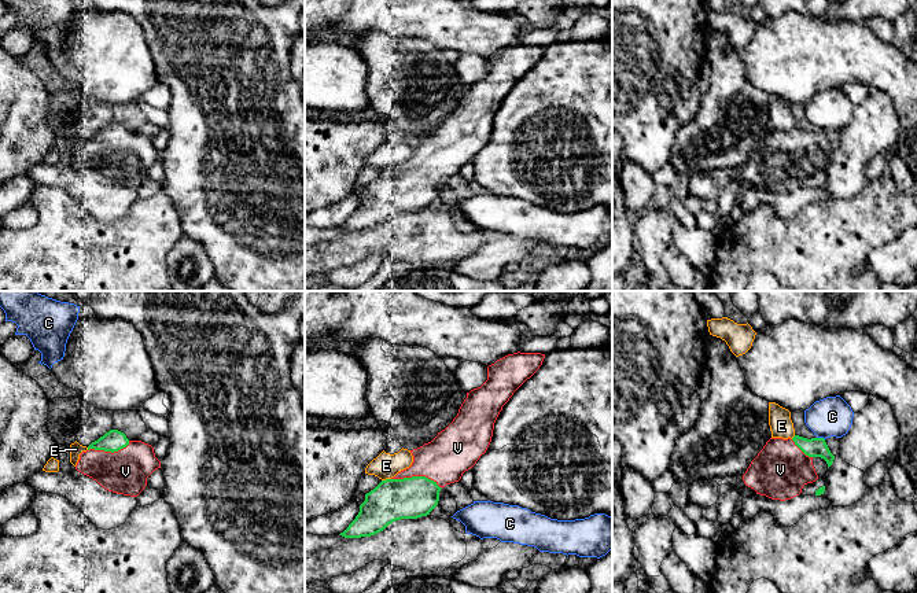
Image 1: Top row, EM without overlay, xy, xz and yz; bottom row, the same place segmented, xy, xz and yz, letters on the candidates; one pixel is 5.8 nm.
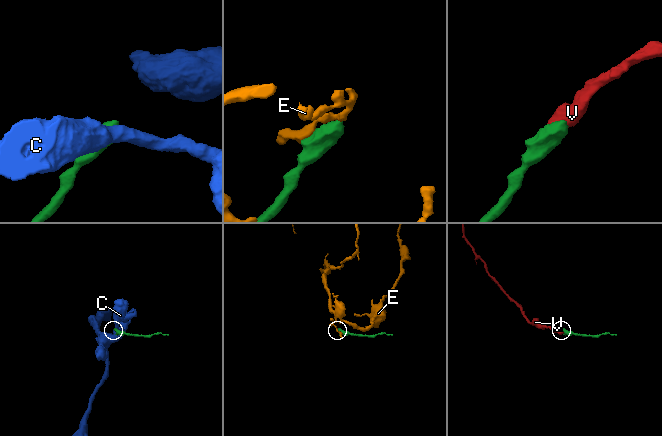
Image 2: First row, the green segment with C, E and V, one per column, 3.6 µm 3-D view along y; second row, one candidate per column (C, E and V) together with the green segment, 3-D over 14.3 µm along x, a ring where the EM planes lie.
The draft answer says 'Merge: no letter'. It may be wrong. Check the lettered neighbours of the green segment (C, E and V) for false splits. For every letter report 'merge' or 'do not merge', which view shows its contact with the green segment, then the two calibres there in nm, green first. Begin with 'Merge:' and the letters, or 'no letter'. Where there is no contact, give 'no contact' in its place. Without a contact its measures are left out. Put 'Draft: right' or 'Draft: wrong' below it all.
Merge: V
C: do not merge; meets green in yz; 110 nm thick on the green side, 240 nm on the other
E: do not merge; meets green in xz; 240 nm thick on the green side, 150 nm on the other
V: merge; meets green in xz; 240 nm thick on the green side, 280 nm on the other
Draft: wrong

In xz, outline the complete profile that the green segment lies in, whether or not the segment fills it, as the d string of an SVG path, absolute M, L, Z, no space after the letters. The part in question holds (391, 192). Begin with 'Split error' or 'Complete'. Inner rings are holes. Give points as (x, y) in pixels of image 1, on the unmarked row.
Split error. M513 45L487 59L487 73L467 85L453 114L428 136L410 143L413 155L365 187L360 205L339 228L371 229L401 211L430 207L439 184L458 174L486 146L494 115L513 85L542 58L545 47Z

